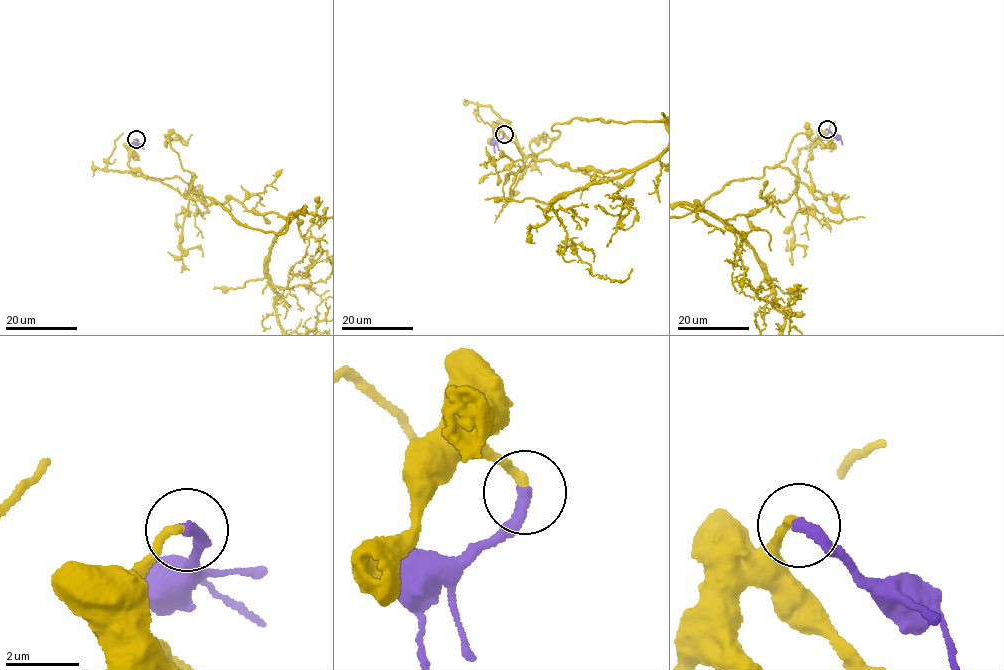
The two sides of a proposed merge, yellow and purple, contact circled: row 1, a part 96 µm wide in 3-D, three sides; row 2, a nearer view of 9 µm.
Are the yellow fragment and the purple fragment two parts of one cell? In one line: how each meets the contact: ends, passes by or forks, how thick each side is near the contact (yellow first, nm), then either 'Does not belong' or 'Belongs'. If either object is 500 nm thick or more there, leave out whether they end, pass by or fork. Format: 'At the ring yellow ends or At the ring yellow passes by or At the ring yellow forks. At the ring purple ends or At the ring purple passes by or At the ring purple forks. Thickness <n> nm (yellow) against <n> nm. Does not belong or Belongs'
At the ring yellow ends. At the ring purple ends. Thickness 240 nm (yellow) against 340 nm. Belongs

